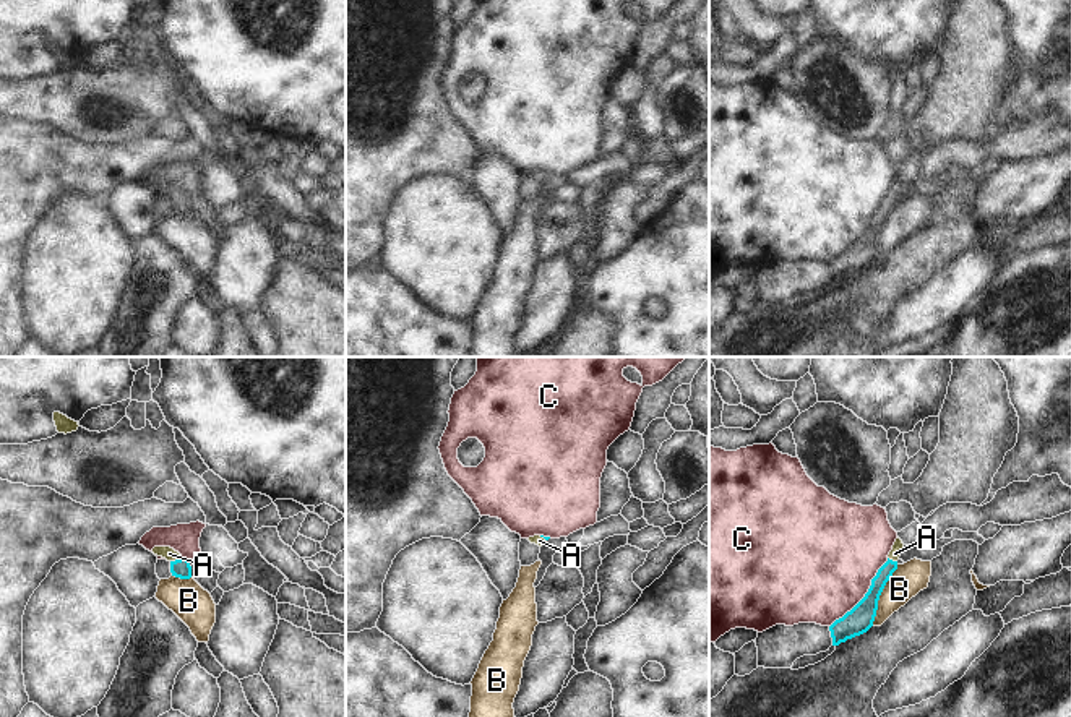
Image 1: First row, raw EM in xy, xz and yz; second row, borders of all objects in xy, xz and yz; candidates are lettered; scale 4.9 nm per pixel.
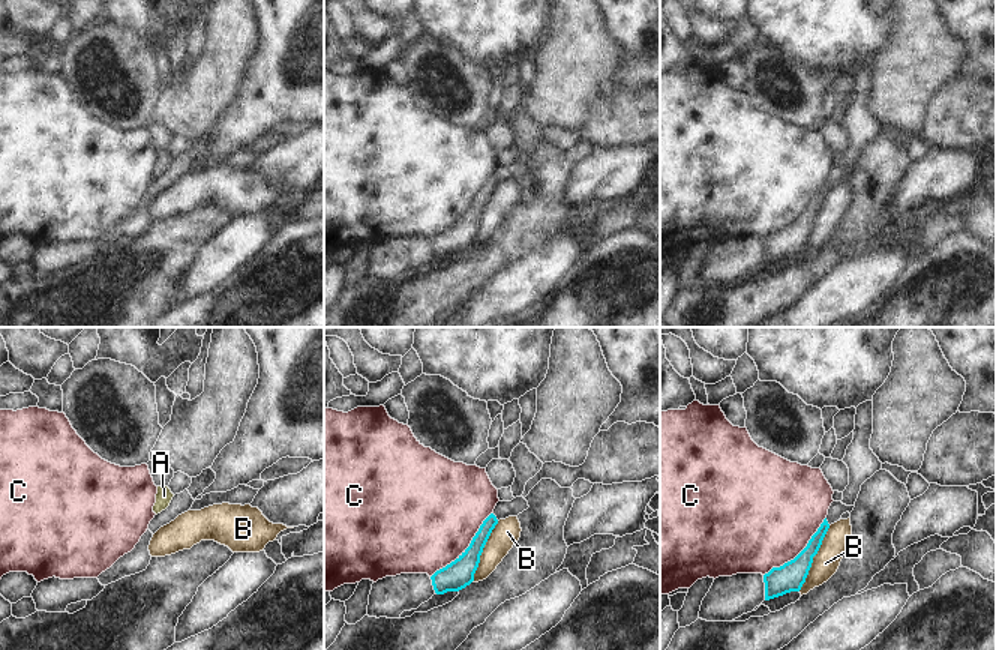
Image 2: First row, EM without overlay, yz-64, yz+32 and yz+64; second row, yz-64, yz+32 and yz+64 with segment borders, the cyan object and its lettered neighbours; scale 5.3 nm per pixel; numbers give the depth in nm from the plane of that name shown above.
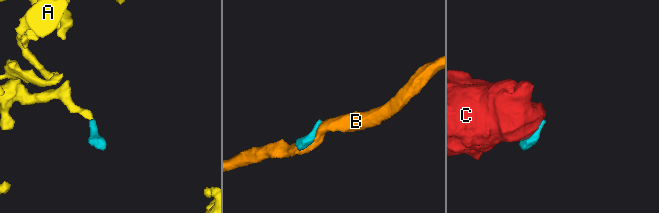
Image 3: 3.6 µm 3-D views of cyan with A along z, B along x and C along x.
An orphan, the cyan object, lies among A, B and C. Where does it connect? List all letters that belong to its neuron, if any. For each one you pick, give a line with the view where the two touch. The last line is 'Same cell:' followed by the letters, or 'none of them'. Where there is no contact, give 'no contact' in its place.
A: meets cyan in xy
Same cell: A

